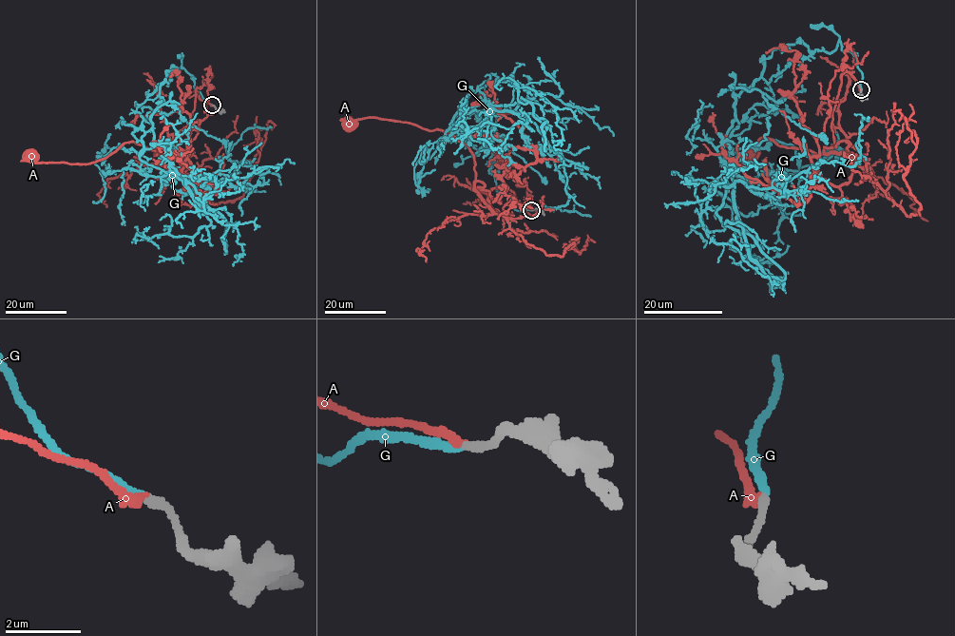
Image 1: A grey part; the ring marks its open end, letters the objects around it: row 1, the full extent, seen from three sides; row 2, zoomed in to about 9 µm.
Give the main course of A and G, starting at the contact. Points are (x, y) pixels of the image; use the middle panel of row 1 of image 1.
A: (532, 210), (500, 187), (487, 193), (492, 213), (474, 188), (473, 153), (453, 136), (382, 118), (352, 124)
G: (532, 210), (496, 190), (472, 106), (521, 113), (523, 139), (566, 186), (566, 203), (547, 210), (590, 217)

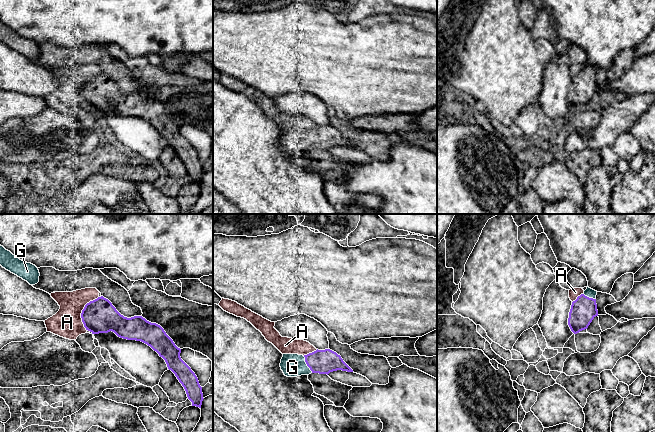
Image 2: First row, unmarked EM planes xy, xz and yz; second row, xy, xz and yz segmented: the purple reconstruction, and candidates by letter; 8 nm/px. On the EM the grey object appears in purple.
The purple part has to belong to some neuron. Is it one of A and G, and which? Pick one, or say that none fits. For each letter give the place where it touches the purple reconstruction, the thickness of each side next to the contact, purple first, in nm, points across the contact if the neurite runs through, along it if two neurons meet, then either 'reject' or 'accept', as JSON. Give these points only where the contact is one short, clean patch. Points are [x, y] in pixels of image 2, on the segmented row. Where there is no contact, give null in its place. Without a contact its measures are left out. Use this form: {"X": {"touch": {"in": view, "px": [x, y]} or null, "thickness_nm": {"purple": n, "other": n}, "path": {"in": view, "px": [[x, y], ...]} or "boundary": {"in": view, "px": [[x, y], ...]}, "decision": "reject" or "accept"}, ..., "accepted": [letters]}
{"A": {"touch": {"in": "xy", "px": [82, 311]}, "thickness_nm": {"purple": 280, "other": 240}, "boundary": {"in": "xy", "px": [[98, 296], [90, 300], [82, 310], [81, 321], [86, 330]]}, "decision": "reject"}, "G": {"touch": {"in": "xz", "px": [306, 363]}, "thickness_nm": {"purple": 190, "other": 190}, "decision": "accept"}, "accepted": ["G"]}

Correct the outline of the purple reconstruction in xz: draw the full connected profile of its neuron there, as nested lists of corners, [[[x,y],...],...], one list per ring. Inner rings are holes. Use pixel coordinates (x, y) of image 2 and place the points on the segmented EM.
[[[317,349],[304,356],[298,354],[283,354],[280,367],[287,377],[309,375],[311,373],[328,375],[330,372],[337,370],[353,372],[341,356],[330,349]]]

